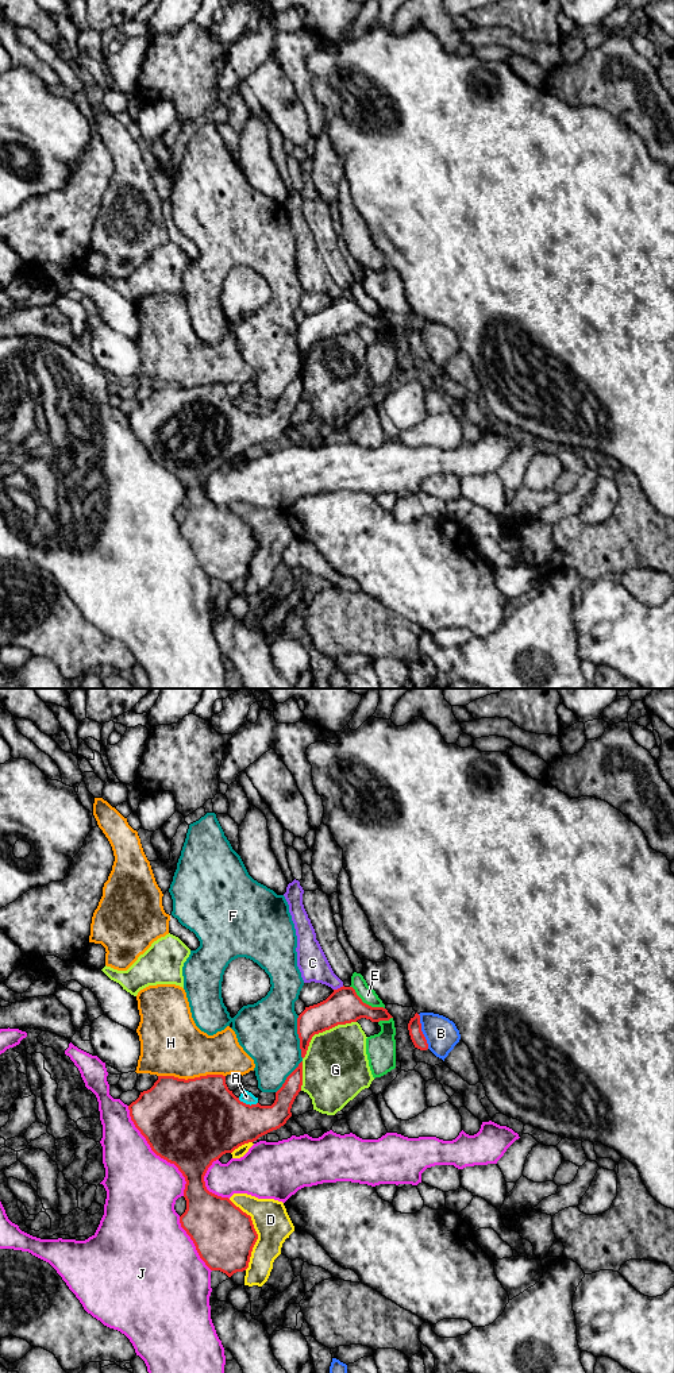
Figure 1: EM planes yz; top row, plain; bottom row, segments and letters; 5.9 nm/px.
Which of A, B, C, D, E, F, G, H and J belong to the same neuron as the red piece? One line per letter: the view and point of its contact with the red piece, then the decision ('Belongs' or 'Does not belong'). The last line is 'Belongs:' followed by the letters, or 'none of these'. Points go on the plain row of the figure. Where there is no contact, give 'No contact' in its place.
A: Touches red at yz (247, 413). Does not belong
B: Touches red at yz (422, 340). Does not belong
C: Touches red at yz (338, 297). Does not belong
D: Touches red at yz (255, 542). Does not belong
E: Touches red at yz (365, 312). Does not belong
F: Touches red at yz (299, 346). Does not belong
G: Touches red at yz (323, 339). Does not belong
H: Touches red at yz (192, 388). Does not belong
J: Touches red at yz (157, 463). Does not belong
Belongs: none of these

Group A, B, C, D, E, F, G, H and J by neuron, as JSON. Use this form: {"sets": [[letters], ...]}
{"sets": [["A"], ["B"], ["C", "G"], ["D"], ["E"], ["F"], ["H"], ["J"]]}

